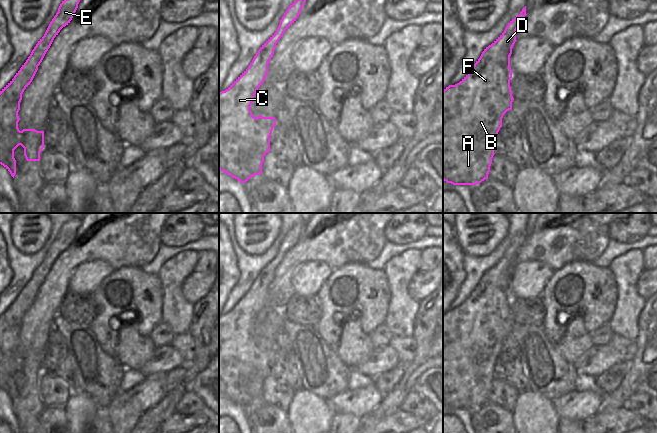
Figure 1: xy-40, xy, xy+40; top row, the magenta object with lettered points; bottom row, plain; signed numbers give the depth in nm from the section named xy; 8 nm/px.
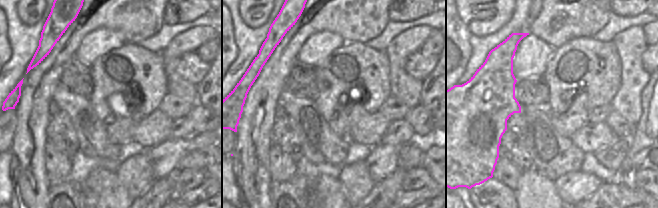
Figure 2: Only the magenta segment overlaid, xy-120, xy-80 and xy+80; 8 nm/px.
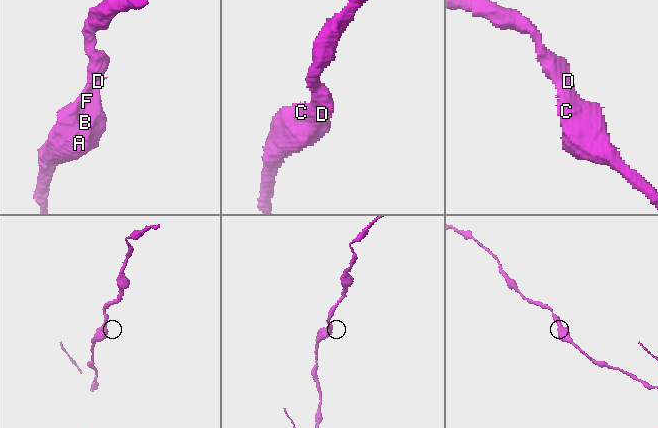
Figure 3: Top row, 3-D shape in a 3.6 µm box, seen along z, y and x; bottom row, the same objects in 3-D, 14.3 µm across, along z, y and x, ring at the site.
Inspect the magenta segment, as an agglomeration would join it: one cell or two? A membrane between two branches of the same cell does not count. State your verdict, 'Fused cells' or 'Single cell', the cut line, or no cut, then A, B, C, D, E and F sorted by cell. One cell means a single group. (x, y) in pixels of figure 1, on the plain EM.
Single cell. No split. Groups: A B C D E F.

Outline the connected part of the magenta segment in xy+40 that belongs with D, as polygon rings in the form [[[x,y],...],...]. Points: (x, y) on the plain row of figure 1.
[[[526,230],[504,256],[484,273],[470,296],[457,308],[443,314],[443,404],[453,409],[477,409],[488,403],[494,364],[504,338],[512,333],[510,280],[516,254],[526,240]]]

